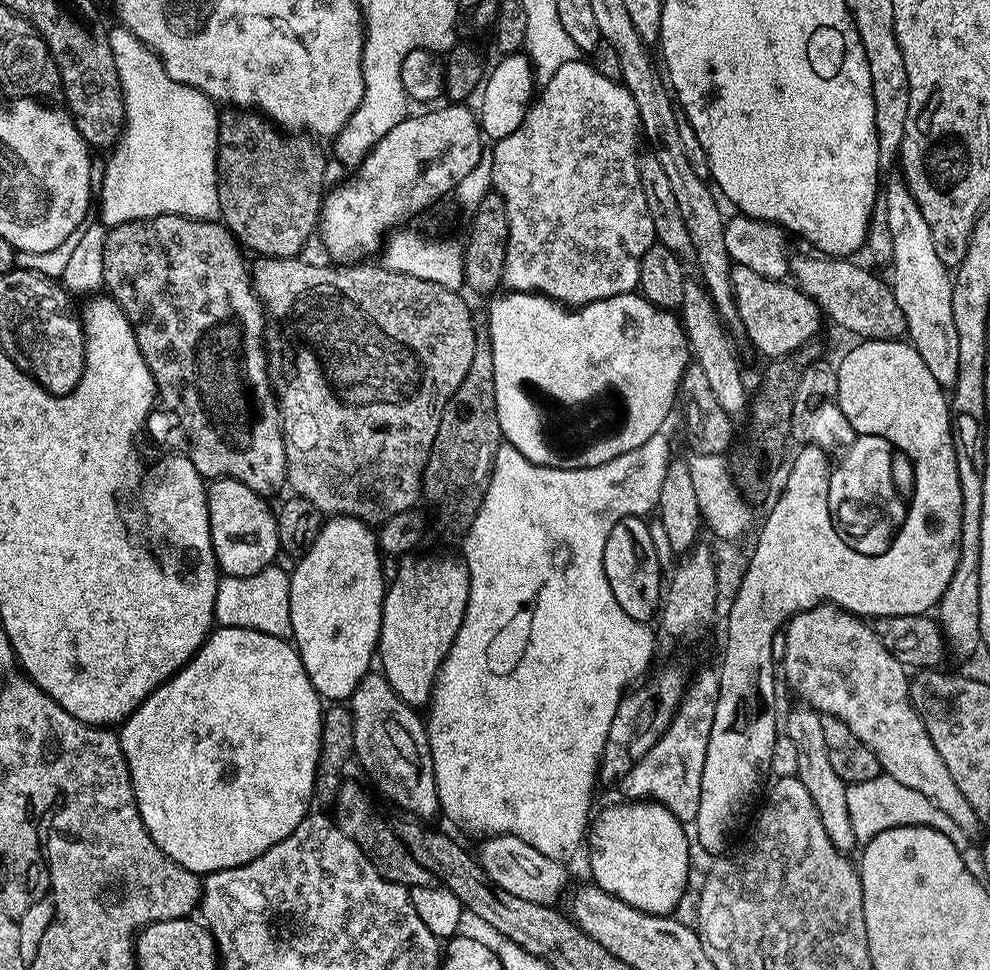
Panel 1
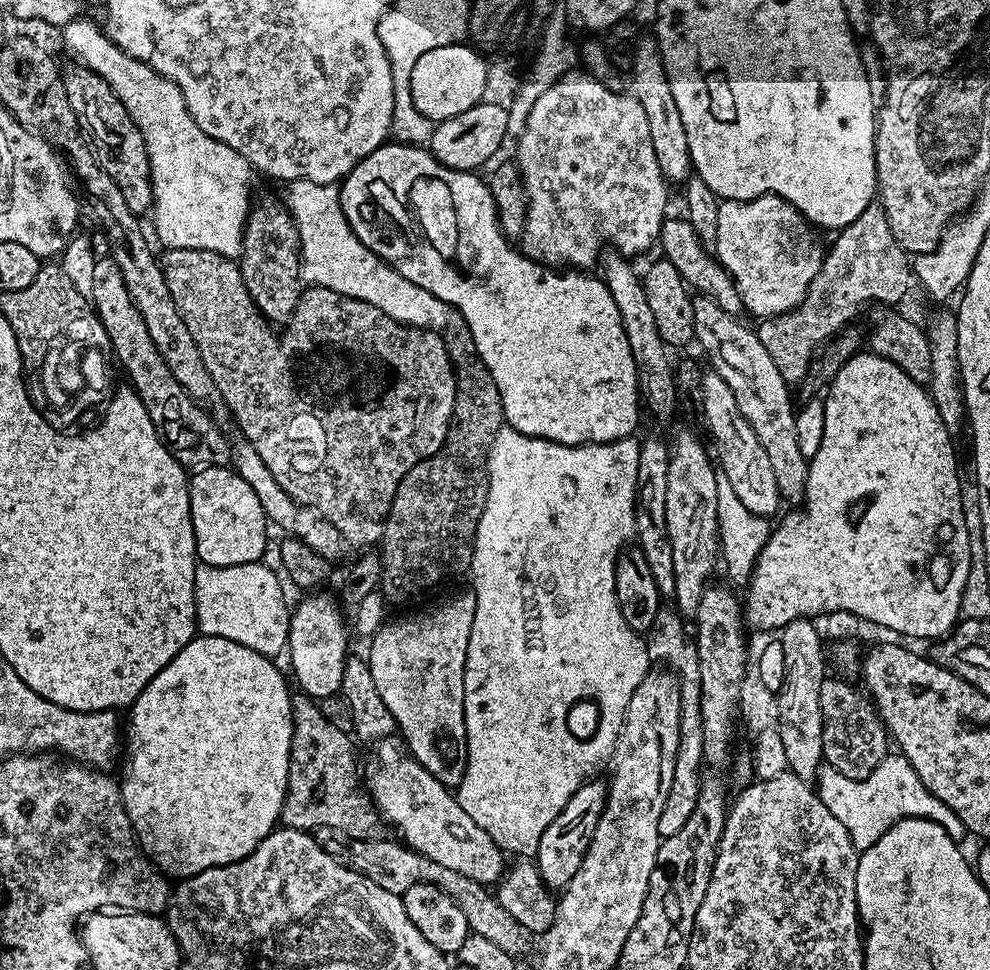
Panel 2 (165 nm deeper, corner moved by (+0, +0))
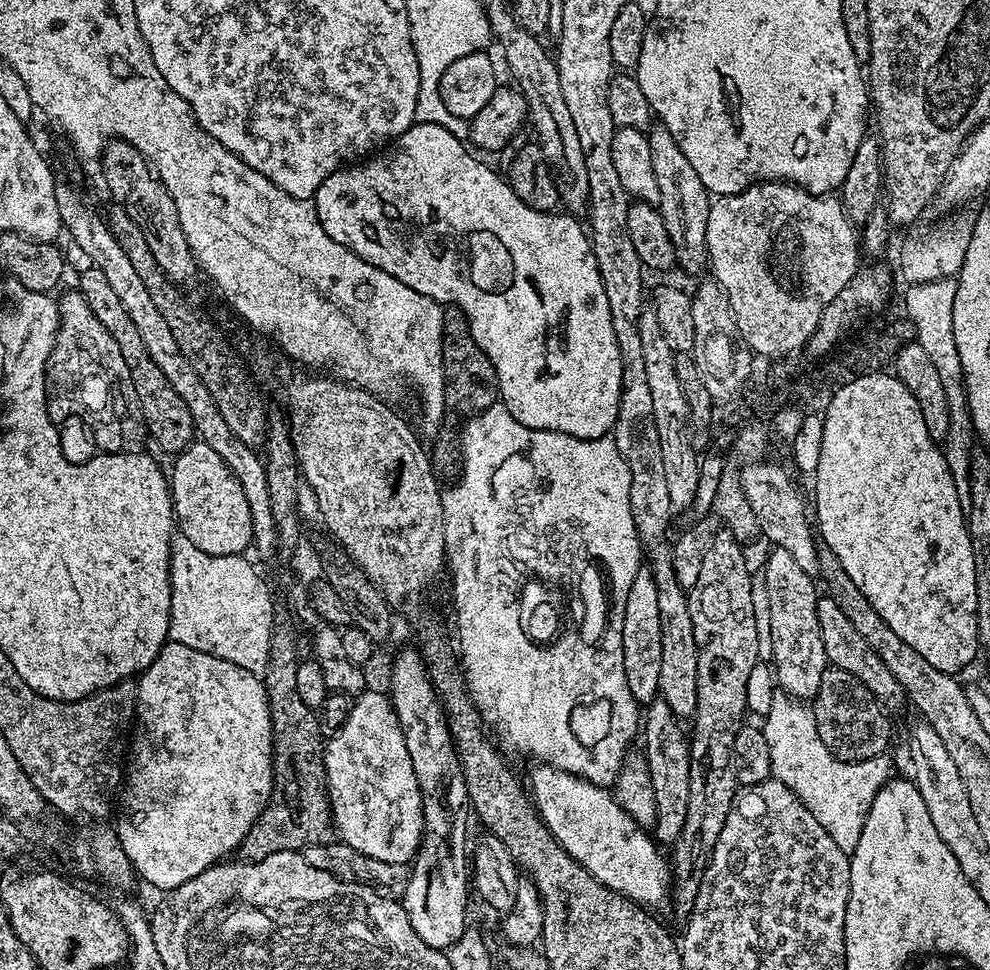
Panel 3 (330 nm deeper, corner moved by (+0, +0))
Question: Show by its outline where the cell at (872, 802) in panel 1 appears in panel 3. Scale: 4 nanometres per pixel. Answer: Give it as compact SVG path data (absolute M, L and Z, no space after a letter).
M783 690L774 692L770 712L762 720L762 731L770 750L771 775L803 802L839 848L851 854L858 846L864 819L878 790L893 779L891 755L862 762L839 760L822 742L811 707Z

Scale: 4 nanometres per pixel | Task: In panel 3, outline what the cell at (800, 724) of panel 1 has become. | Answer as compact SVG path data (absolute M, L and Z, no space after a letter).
M778 547L764 560L762 582L770 602L770 638L772 639L771 667L775 683L789 696L801 702L811 701L822 686L822 674L830 666L826 650L822 650L822 632L818 630L816 614L817 581L794 562L794 557Z

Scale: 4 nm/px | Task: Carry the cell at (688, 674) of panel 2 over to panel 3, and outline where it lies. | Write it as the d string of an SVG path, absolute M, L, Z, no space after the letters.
M659 698L647 705L642 716L642 736L644 732L644 745L642 751L644 759L648 761L648 773L654 790L654 802L656 803L656 822L654 836L661 845L671 846L682 834L682 826L686 826L686 810L690 802L690 740L682 729L681 721L666 706L666 702Z

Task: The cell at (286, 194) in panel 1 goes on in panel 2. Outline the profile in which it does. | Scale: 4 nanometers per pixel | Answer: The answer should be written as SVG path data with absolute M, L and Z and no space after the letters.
M283 203L258 204L249 211L244 226L240 273L246 282L246 290L252 295L252 301L264 319L273 325L284 326L295 314L302 295L300 231L296 228L292 213Z

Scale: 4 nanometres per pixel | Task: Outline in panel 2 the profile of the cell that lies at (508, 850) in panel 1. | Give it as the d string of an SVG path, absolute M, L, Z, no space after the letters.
M385 738L375 745L376 757L372 760L372 769L369 772L367 769L366 772L368 795L376 803L381 816L394 829L395 835L421 856L434 858L434 862L442 862L442 866L458 870L458 874L466 874L466 878L474 878L474 882L479 884L499 885L506 871L504 849L496 845L494 838L490 838L490 834L486 834L486 830L482 830L482 826L478 826L474 818L466 814L466 810L462 810L459 799L442 781L434 778L434 774L422 767L415 756L409 754L398 742L397 746L394 741L395 739Z

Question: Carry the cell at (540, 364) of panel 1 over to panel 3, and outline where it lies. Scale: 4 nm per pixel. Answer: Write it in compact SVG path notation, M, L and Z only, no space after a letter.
M415 123L407 128L391 146L377 151L371 158L351 166L340 168L322 186L318 186L314 197L316 217L342 246L346 246L356 256L361 256L375 268L381 268L386 274L398 278L410 290L418 290L426 298L436 301L441 306L455 306L466 314L470 334L474 334L474 342L482 346L486 358L496 371L500 400L503 407L514 414L518 422L527 428L537 428L538 431L556 431L572 435L578 439L597 440L609 435L615 429L618 418L618 402L622 394L622 354L618 350L618 338L614 338L614 322L610 322L610 305L606 303L606 289L602 287L602 274L598 270L598 262L594 258L592 241L585 225L579 224L577 217L572 214L559 216L559 211L543 212L534 210L514 194L507 179L500 176L488 164L483 164L476 156L468 153L469 145L458 139L450 130L433 124Z

